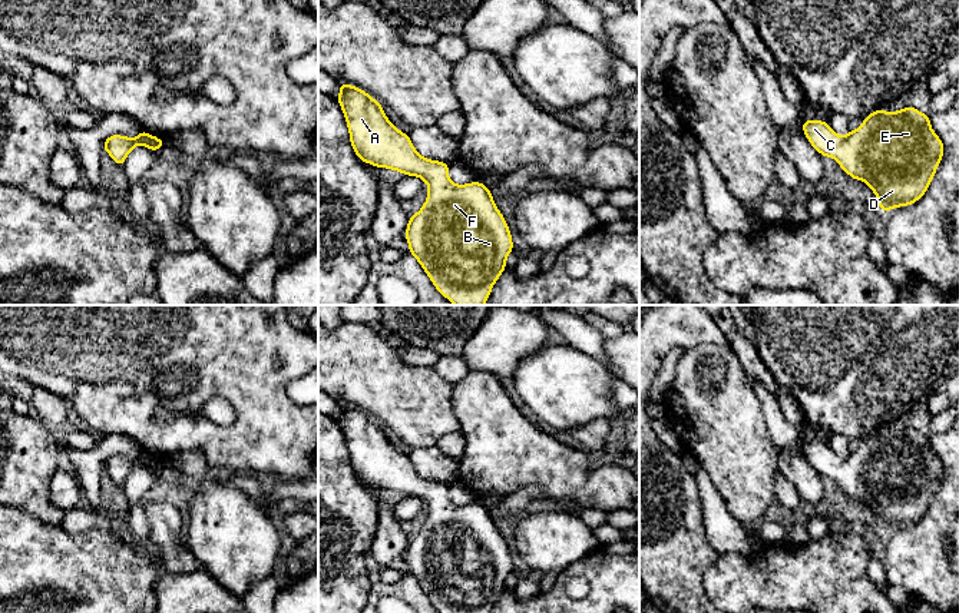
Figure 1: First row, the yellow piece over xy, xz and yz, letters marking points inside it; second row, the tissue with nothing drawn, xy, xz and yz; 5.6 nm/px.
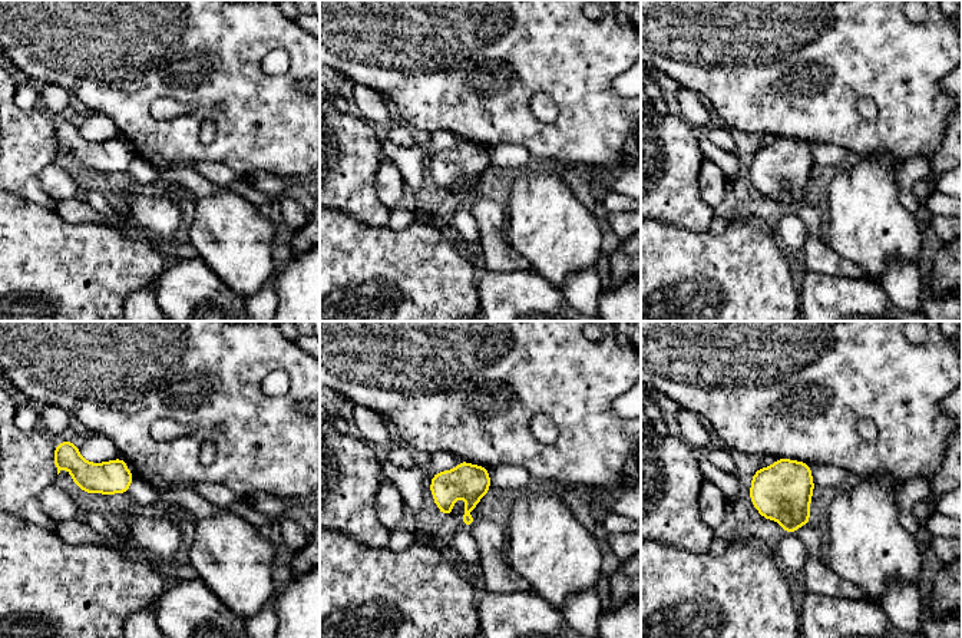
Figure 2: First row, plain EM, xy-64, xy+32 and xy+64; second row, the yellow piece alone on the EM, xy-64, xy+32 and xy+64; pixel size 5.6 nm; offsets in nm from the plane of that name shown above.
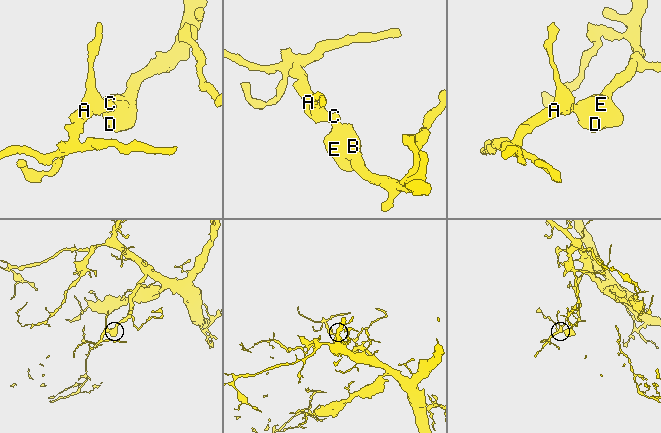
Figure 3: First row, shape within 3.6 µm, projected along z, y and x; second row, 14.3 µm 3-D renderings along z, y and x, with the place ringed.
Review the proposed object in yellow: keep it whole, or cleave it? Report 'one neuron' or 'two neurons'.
one neuron

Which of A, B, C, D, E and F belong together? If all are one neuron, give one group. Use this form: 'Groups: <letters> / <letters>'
Groups: A B C D E F

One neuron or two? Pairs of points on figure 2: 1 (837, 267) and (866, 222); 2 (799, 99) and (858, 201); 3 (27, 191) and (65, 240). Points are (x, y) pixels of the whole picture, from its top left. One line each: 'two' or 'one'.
1: two
2: two
3: two

